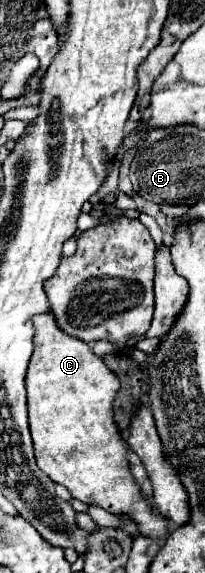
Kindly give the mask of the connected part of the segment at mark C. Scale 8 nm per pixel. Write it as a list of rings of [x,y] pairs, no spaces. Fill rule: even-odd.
[[[44,312],[32,318],[34,324],[34,352],[26,372],[26,392],[28,392],[28,422],[34,442],[34,454],[38,468],[50,476],[56,484],[62,484],[70,490],[74,498],[84,504],[96,504],[112,514],[128,514],[136,520],[140,534],[148,538],[166,536],[168,522],[152,512],[152,506],[142,498],[140,488],[136,486],[128,460],[126,460],[126,444],[114,424],[112,418],[112,400],[120,388],[114,372],[106,368],[102,358],[94,356],[92,348],[76,338],[64,334],[56,322],[52,312]]]

